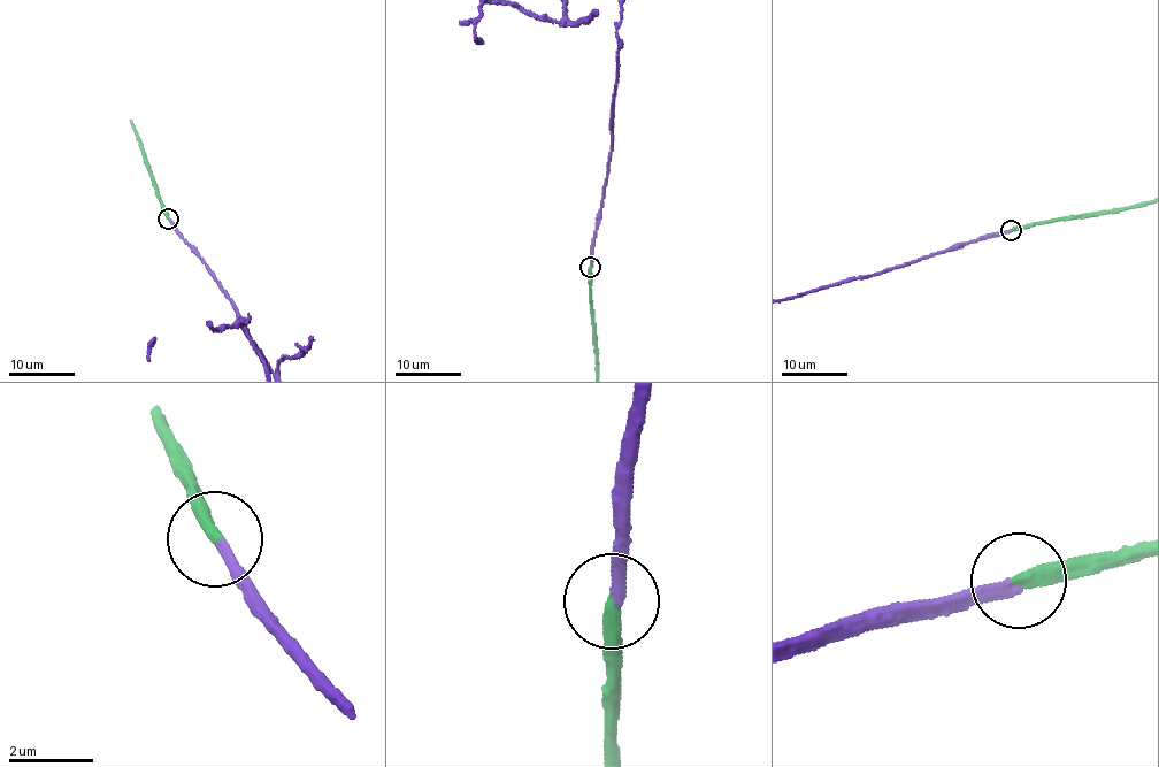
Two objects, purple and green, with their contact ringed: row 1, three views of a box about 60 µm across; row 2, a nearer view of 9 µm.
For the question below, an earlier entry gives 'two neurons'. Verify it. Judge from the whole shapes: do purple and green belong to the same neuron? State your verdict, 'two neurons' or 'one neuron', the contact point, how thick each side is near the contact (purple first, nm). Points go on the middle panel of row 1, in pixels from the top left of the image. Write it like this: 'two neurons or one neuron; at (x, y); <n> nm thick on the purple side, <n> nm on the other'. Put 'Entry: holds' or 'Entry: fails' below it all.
one neuron; at (590, 267); 260 nm thick on the purple side, 360 nm on the other
Entry: fails

